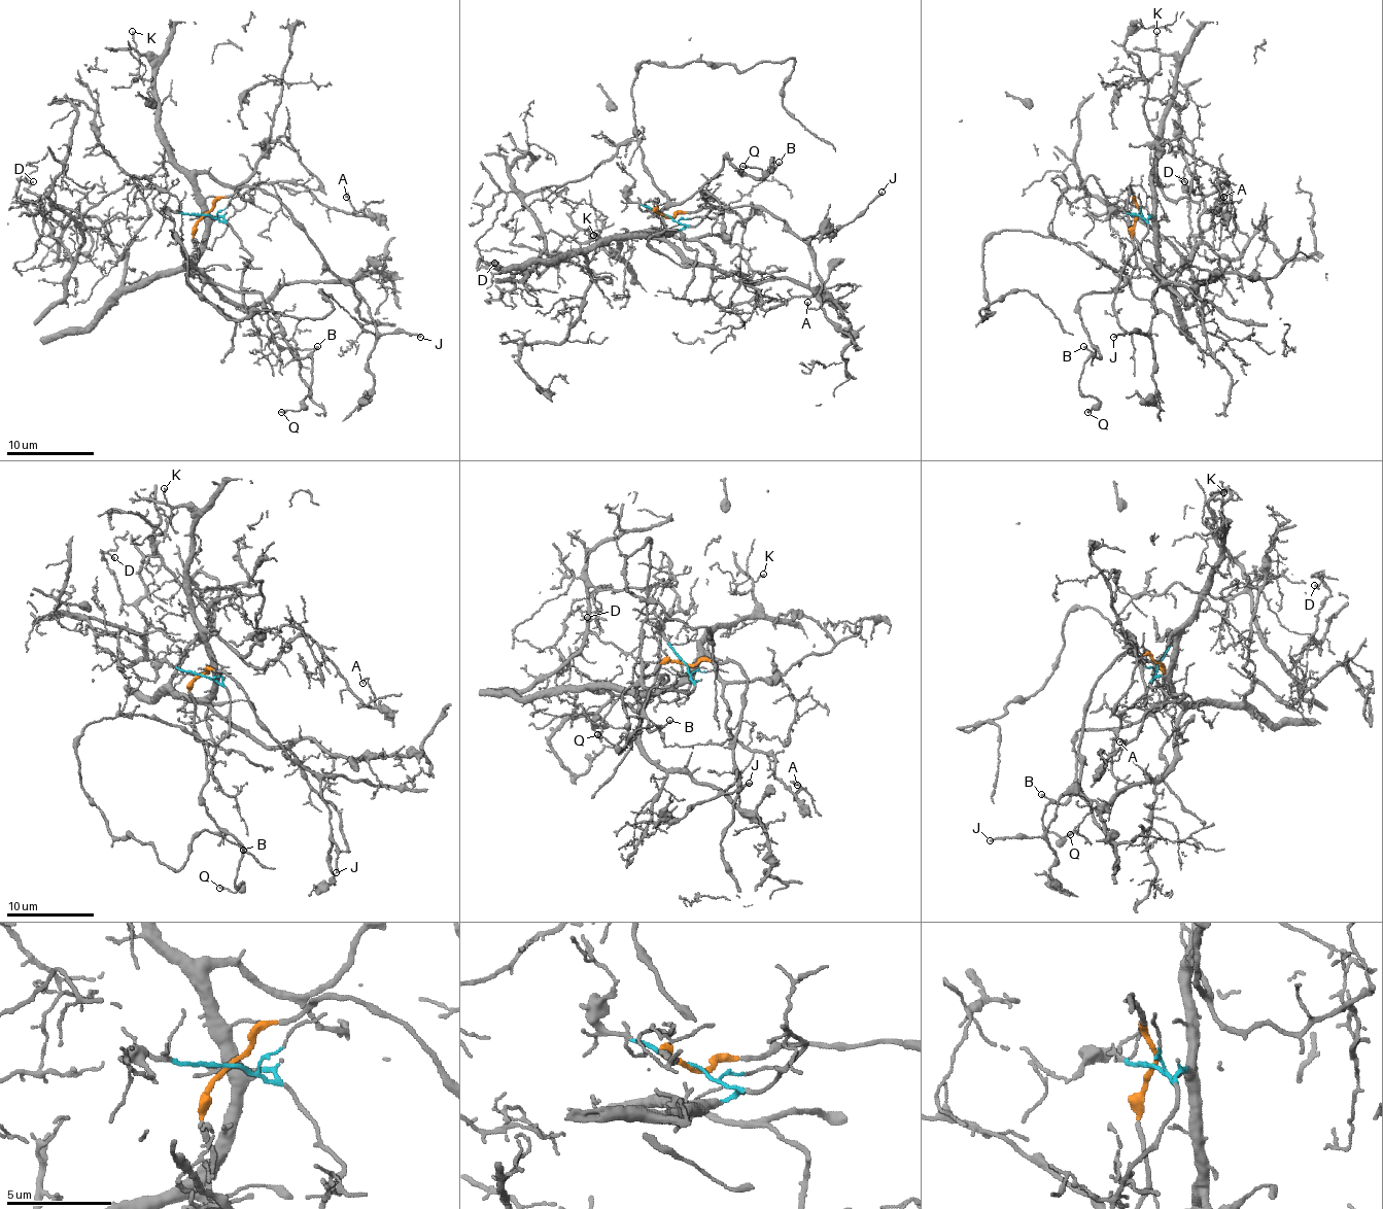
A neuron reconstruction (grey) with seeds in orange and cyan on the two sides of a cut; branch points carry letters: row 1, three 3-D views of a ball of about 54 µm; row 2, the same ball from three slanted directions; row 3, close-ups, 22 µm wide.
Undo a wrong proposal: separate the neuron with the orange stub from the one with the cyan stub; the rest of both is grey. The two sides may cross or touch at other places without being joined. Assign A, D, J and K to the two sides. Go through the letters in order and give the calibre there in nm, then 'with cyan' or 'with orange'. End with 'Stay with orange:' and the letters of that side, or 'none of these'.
A: 120 nm thick; with cyan
D: 140 nm thick; with cyan
J: 160 nm thick; with orange
K: 130 nm thick; with cyan
Stay with orange: J

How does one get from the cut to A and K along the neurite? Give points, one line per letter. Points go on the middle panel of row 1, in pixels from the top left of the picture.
A: (665, 216), (683, 228), (656, 232), (698, 238), (714, 253), (718, 304), (825, 300), (816, 308), (807, 302)
K: (665, 216), (671, 216), (683, 228), (630, 234), (615, 253), (593, 234)

